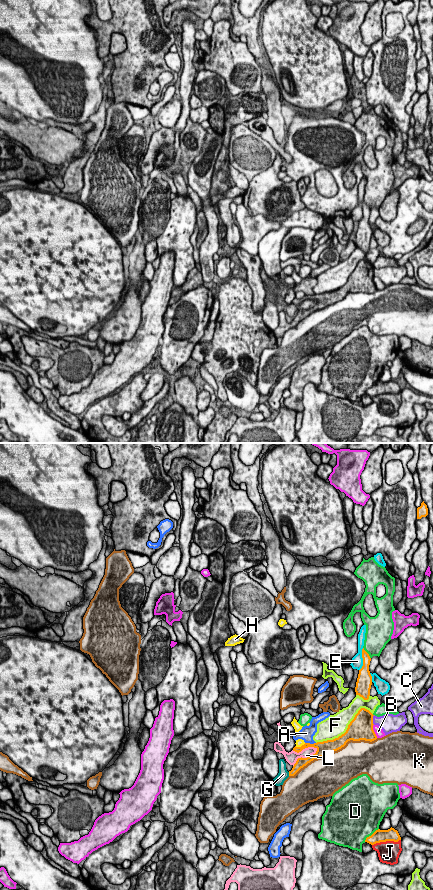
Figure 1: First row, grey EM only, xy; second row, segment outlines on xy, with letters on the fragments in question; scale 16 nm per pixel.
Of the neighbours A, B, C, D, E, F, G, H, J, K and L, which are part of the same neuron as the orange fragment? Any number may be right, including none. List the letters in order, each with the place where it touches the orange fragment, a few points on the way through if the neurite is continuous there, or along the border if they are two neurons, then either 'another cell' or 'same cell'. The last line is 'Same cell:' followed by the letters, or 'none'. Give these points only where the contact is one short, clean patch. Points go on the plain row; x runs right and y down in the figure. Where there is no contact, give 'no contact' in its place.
A: xy (309, 295) | another cell
B: xy (373, 283) | another cell
C: xy (372, 272) | another cell
D: xy (371, 387) | another cell
E: xy (363, 211) | another cell
F: xy (347, 281) | another cell
G: xy (289, 326) | same cell
H: xy (301, 298) | another cell
J: xy (386, 392) | another cell
K: xy (333, 303) | another cell
L: xy (304, 310) | another cell
Same cell: G

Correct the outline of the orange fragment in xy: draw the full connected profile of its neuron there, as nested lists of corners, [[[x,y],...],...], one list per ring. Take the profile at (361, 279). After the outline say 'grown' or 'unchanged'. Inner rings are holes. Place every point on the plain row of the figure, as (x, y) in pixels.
[[[361,260],[355,267],[354,271],[348,277],[348,280],[344,286],[333,292],[327,292],[323,294],[317,294],[314,296],[305,295],[301,299],[294,299],[293,303],[299,305],[303,301],[308,299],[314,299],[317,301],[316,305],[307,310],[298,310],[291,323],[287,323],[286,315],[284,311],[279,312],[279,325],[273,331],[276,338],[283,337],[284,333],[289,328],[294,328],[301,320],[306,318],[314,311],[323,309],[331,304],[337,303],[344,299],[350,292],[353,293],[374,293],[377,288],[373,282],[373,266],[365,261]]]; grown

